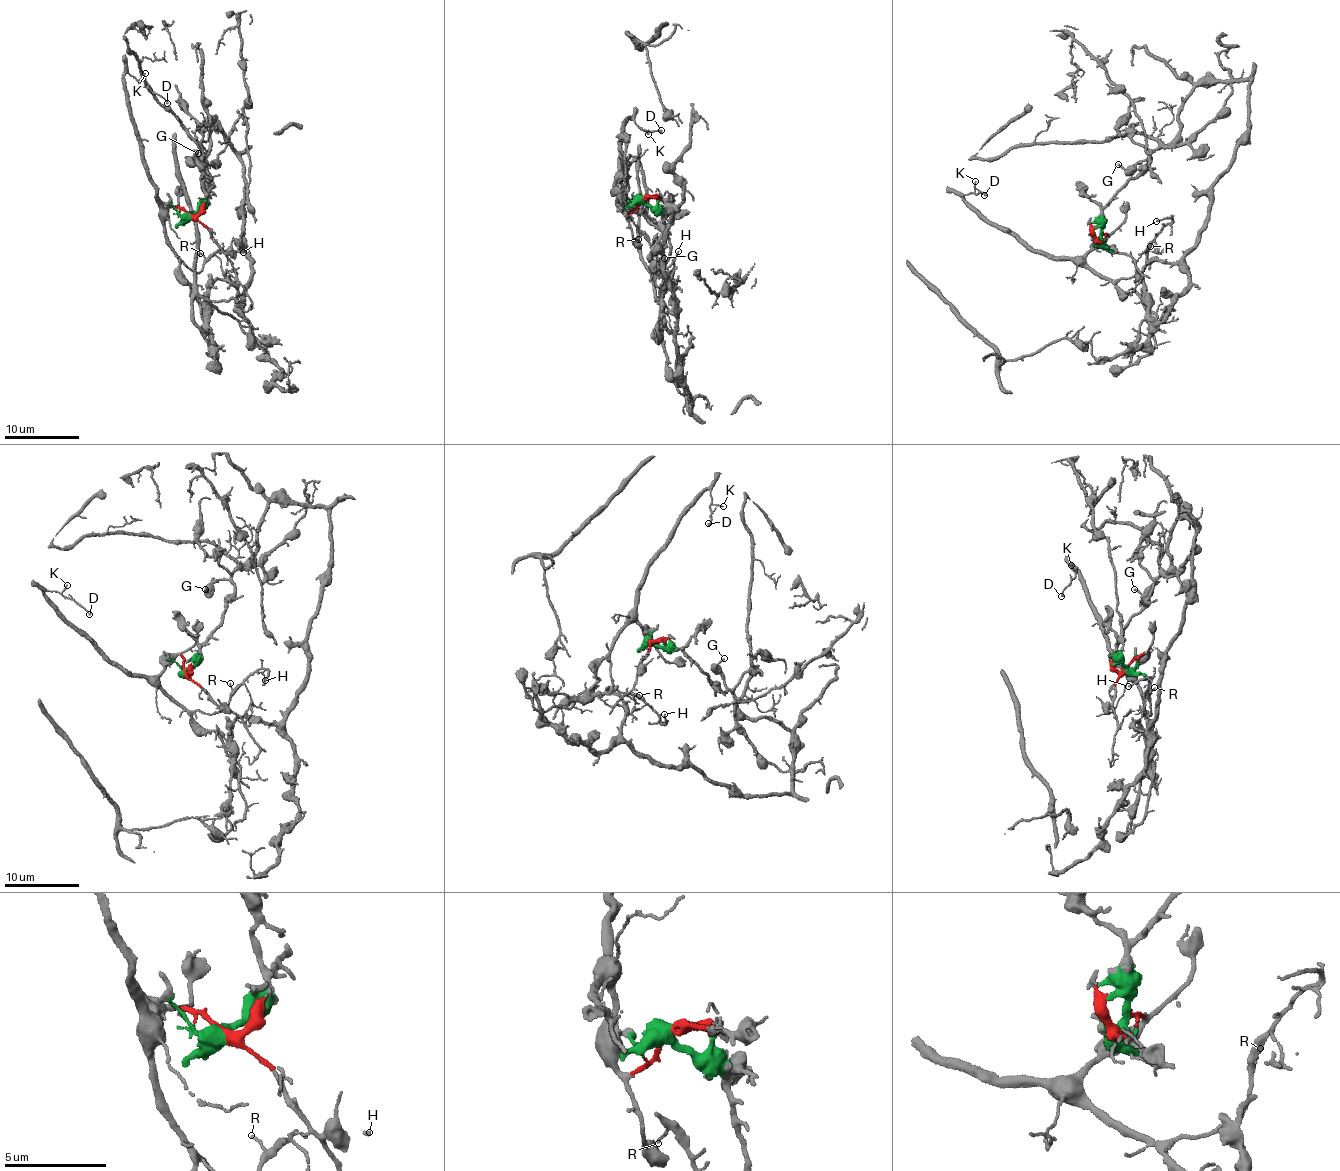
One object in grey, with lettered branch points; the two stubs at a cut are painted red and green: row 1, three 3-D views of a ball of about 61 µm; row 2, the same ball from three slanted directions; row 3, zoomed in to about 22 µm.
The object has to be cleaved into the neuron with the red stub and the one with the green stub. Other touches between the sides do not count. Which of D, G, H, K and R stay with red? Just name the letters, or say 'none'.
D, H, K, R

